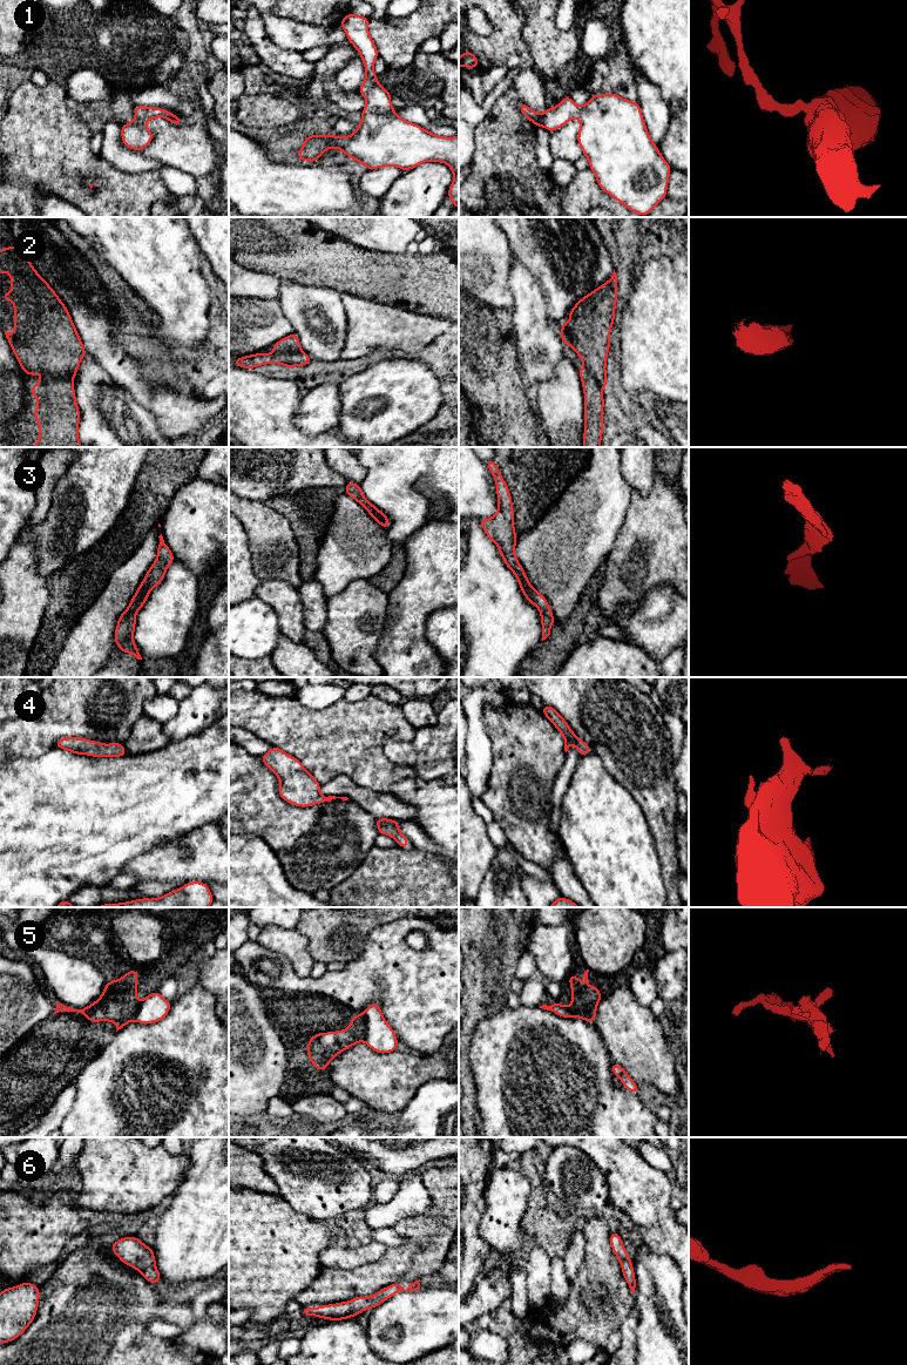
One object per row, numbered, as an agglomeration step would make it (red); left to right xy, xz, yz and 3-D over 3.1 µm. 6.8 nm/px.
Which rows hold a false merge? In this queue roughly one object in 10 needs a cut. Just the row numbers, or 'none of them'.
5

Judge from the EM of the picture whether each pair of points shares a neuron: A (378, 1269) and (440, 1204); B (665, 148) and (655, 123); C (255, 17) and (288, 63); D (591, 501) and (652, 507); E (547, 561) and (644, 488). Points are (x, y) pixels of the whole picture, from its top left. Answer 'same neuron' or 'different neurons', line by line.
A: same neuron
B: different neurons
C: same neuron
D: different neurons
E: different neurons

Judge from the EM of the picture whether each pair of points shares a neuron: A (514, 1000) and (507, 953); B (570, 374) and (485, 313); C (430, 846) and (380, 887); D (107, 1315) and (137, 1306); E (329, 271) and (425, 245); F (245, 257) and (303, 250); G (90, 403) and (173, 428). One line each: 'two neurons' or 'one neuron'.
A: two neurons
B: two neurons
C: two neurons
D: one neuron
E: two neurons
F: one neuron
G: two neurons

